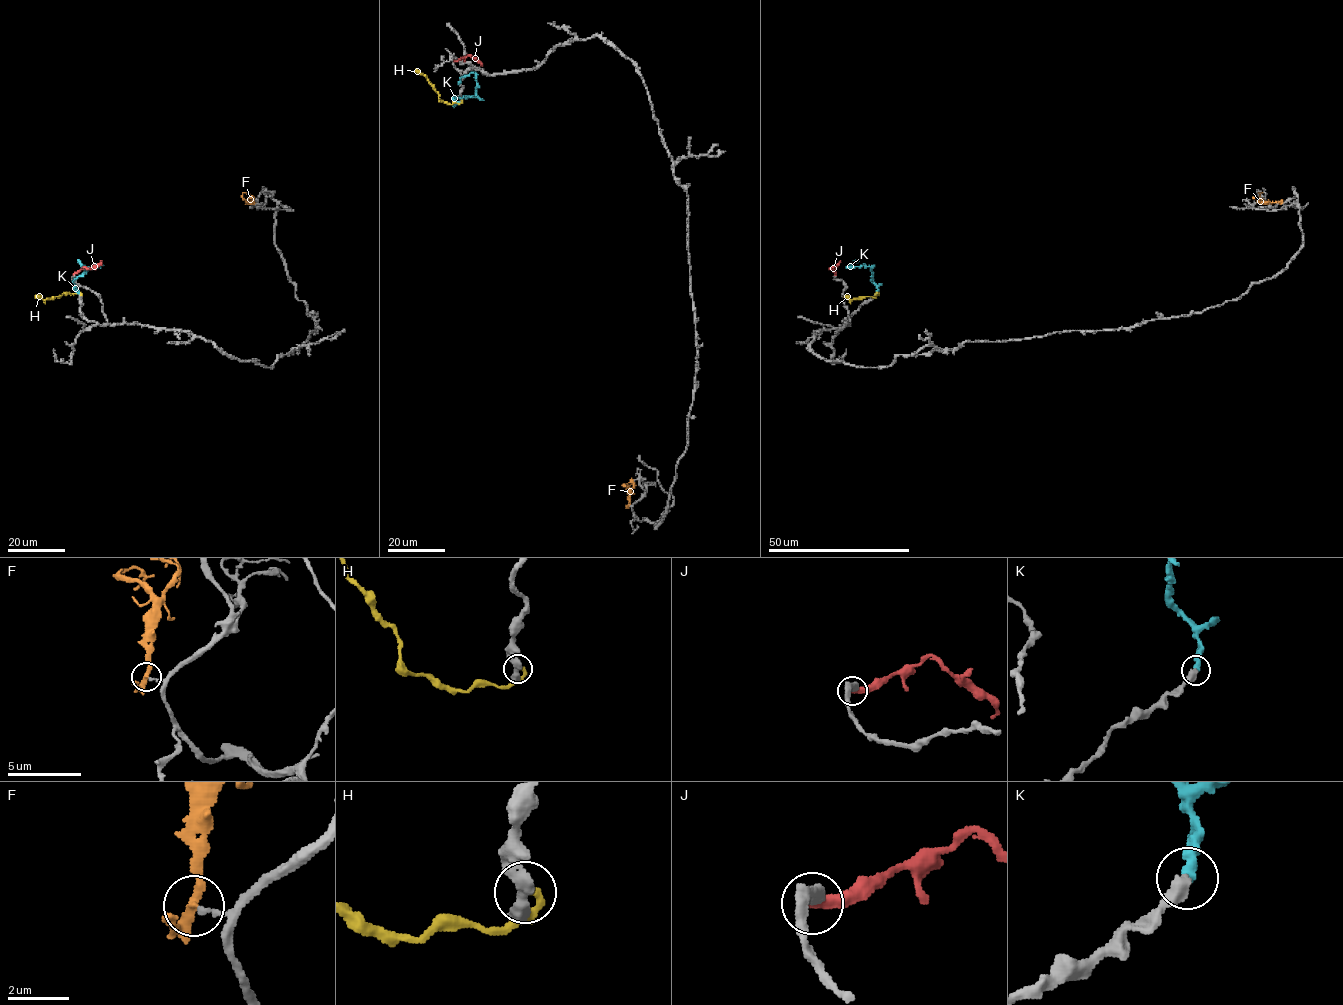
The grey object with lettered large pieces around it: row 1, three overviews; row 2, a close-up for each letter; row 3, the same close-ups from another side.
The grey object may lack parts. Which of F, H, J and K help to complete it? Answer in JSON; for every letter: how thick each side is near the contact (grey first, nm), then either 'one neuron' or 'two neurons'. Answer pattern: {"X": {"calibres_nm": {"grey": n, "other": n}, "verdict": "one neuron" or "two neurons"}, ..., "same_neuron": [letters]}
{"F": {"calibres_nm": {"grey": 150, "other": 200}, "verdict": "two neurons"}, "H": {"calibres_nm": {"grey": 550, "other": 240}, "verdict": "two neurons"}, "J": {"calibres_nm": {"grey": 460, "other": 340}, "verdict": "two neurons"}, "K": {"calibres_nm": {"grey": 440, "other": 320}, "verdict": "one neuron"}, "same_neuron": ["K"]}

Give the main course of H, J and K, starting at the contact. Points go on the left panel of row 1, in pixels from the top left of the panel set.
H: (81, 294), (65, 294), (46, 299), (35, 296)
J: (73, 274), (81, 269), (98, 266), (100, 260)
K: (78, 294), (73, 281), (96, 267), (83, 267), (78, 259)

